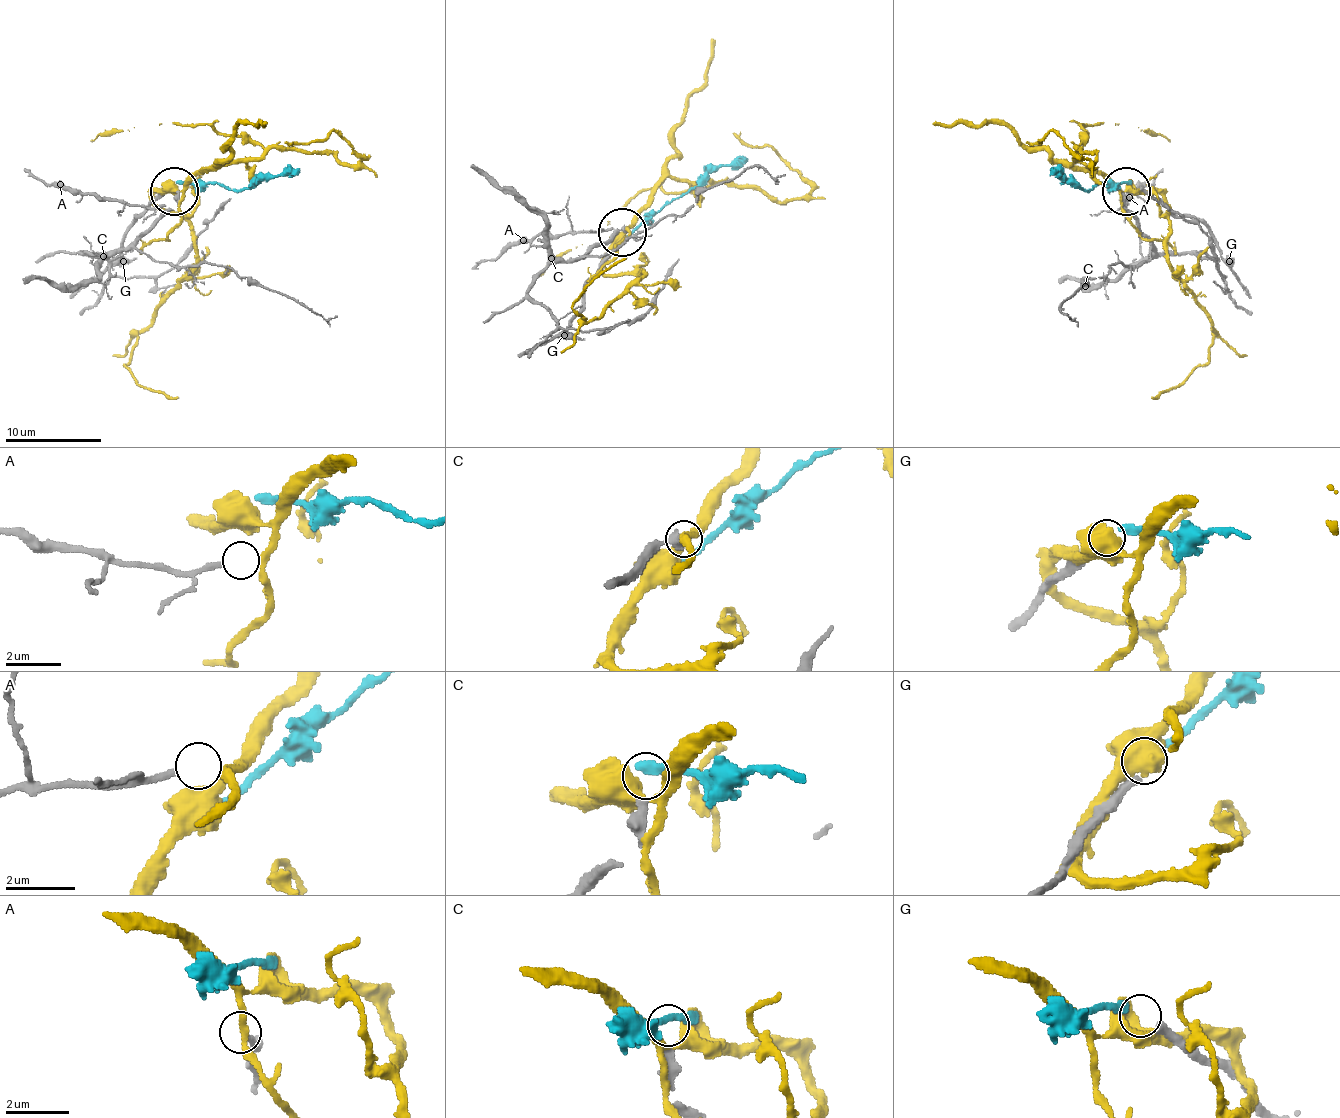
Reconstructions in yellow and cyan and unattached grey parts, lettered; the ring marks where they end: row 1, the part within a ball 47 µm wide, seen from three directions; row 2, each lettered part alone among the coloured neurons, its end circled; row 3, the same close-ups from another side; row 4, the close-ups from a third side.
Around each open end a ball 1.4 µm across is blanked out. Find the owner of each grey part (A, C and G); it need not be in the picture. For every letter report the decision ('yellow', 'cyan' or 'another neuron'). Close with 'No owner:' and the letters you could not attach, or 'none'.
A: yellow
C: another neuron
G: another neuron
No owner: C, G

